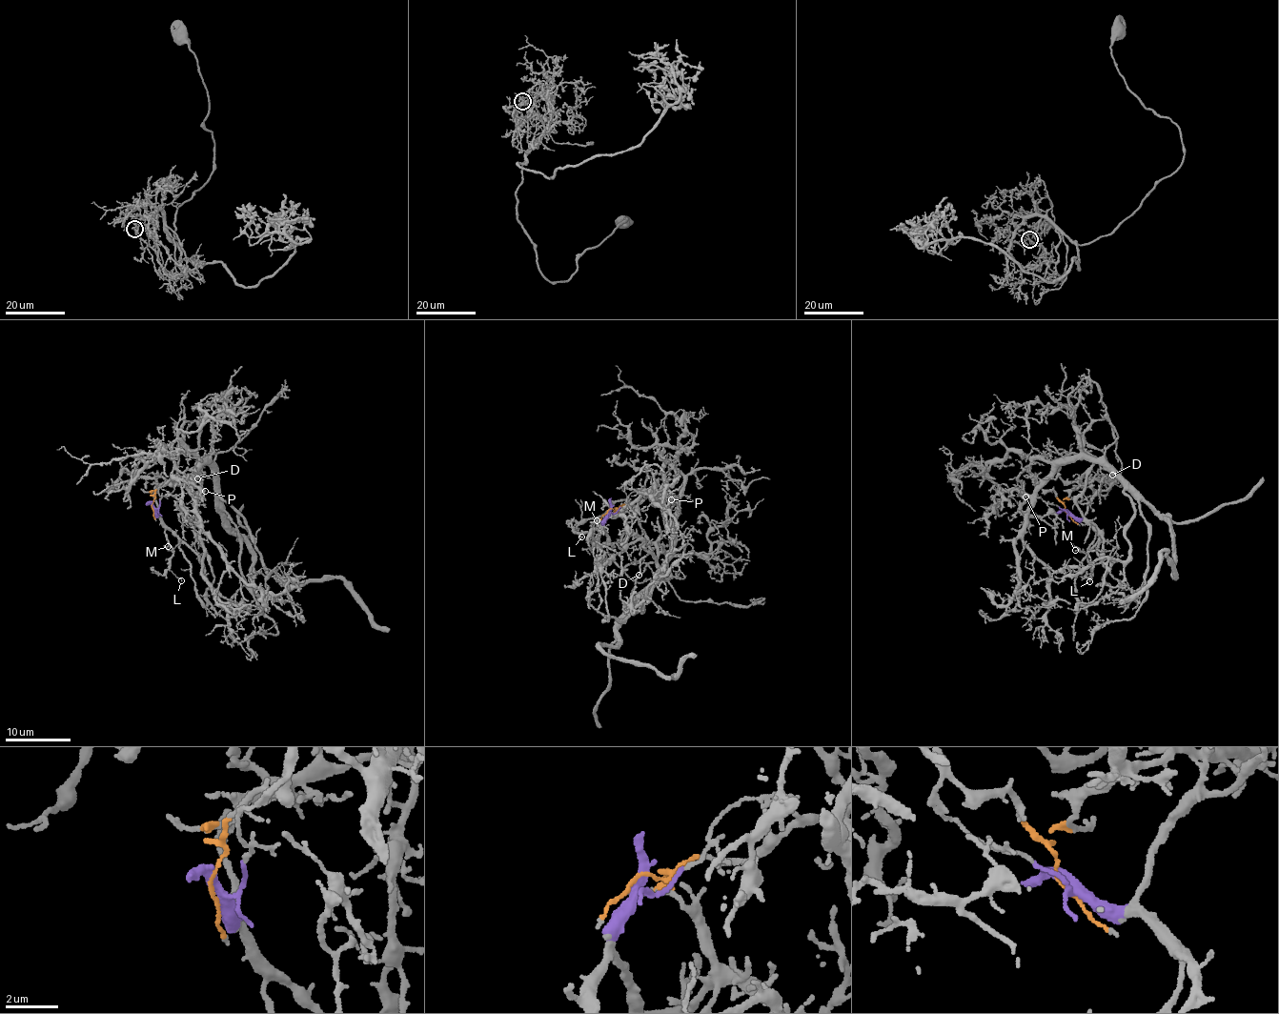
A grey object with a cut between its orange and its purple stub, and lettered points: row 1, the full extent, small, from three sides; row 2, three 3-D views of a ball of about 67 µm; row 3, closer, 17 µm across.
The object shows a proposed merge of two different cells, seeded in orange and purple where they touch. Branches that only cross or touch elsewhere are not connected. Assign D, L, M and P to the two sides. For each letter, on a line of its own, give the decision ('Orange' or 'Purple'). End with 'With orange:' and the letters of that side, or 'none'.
D: Orange
L: Purple
M: Purple
P: Orange
With orange: D, P

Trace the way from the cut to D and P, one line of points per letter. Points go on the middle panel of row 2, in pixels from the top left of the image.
D: (610, 509), (616, 509), (624, 520), (624, 527), (647, 546), (656, 561), (639, 574)
P: (610, 509), (634, 505), (659, 495), (660, 503), (659, 489), (665, 484), (671, 499)

